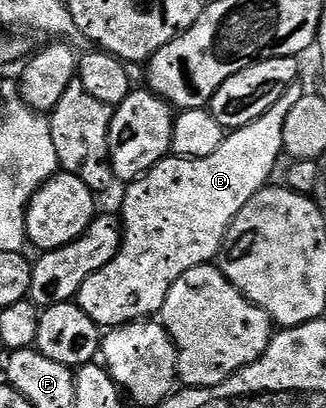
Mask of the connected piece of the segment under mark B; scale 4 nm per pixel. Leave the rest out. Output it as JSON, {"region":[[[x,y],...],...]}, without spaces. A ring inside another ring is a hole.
{"region":[[[302,83],[292,84],[283,98],[267,110],[255,122],[242,128],[232,129],[226,135],[223,146],[215,150],[215,154],[207,154],[207,158],[183,158],[168,155],[150,172],[132,181],[125,192],[125,201],[121,204],[119,219],[122,226],[121,249],[103,266],[103,270],[95,270],[87,282],[77,292],[76,304],[89,315],[102,329],[121,328],[125,324],[133,324],[137,320],[153,318],[160,313],[163,302],[167,298],[167,290],[187,270],[200,264],[216,261],[221,255],[221,247],[225,245],[225,236],[229,232],[235,217],[255,198],[255,194],[270,183],[273,171],[277,168],[277,159],[282,159],[283,124],[287,114],[295,107],[301,97],[307,94]]]}

